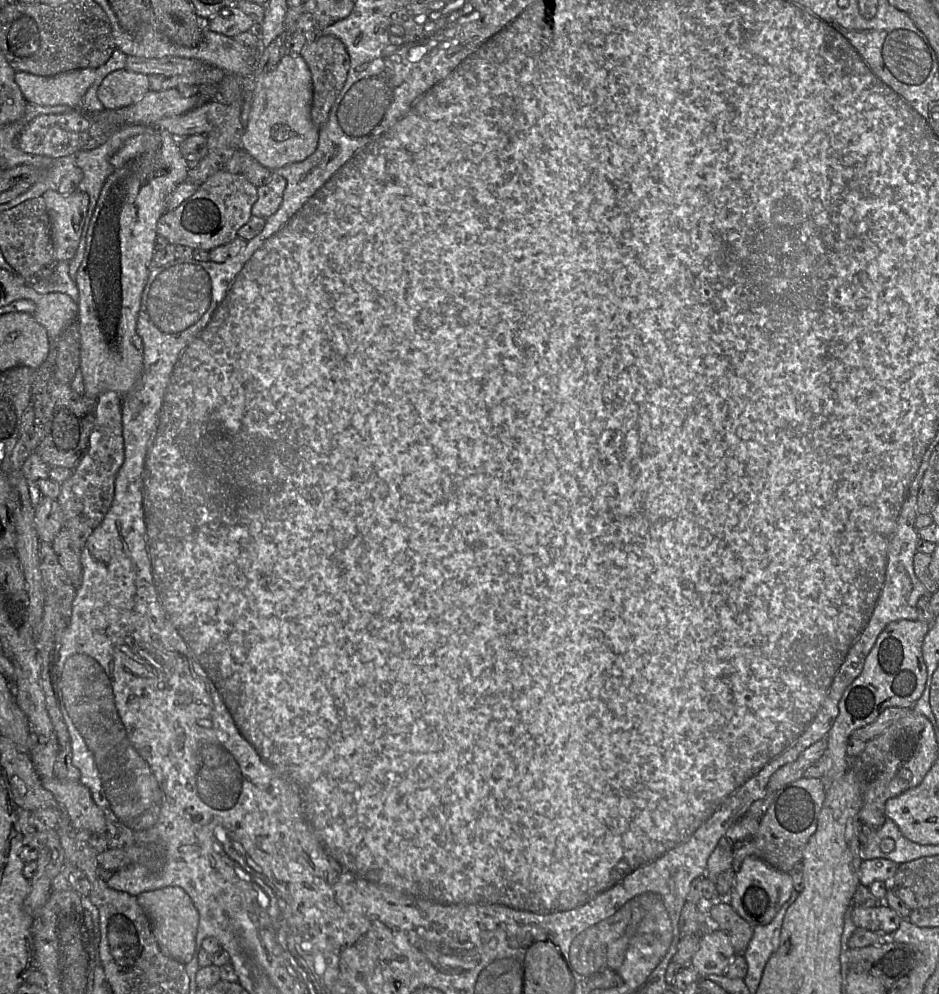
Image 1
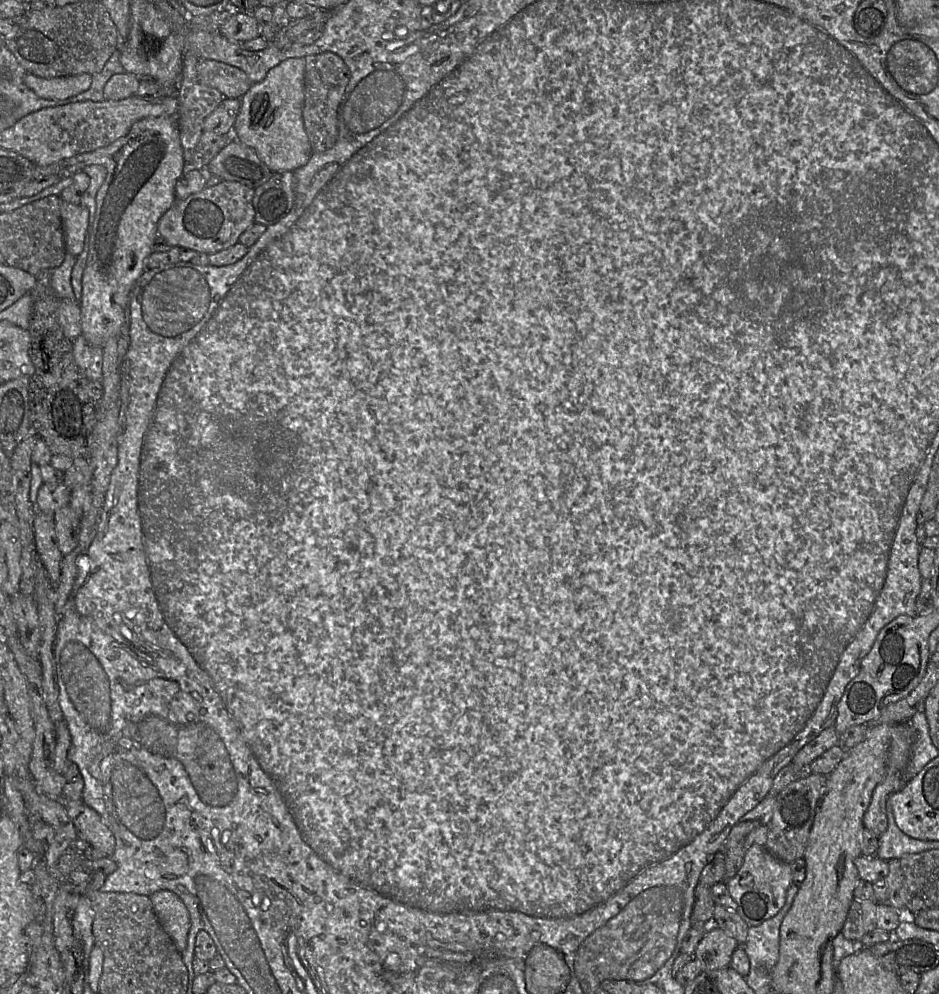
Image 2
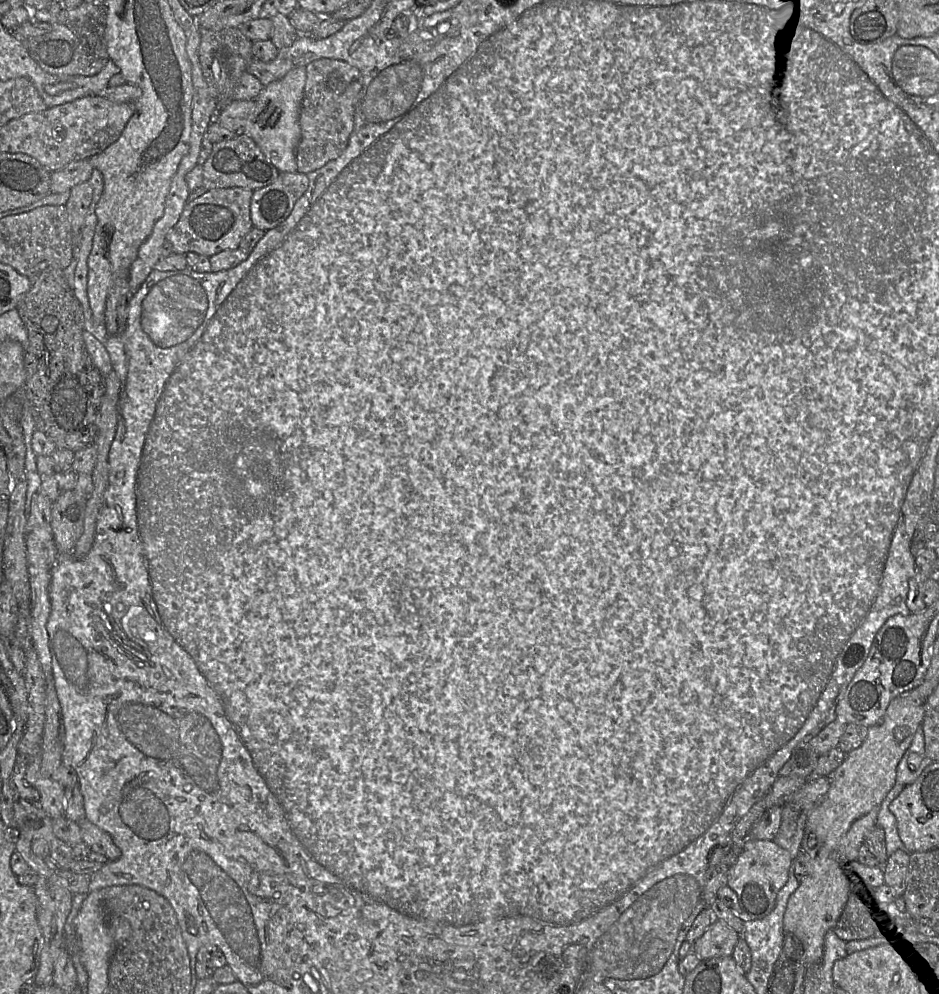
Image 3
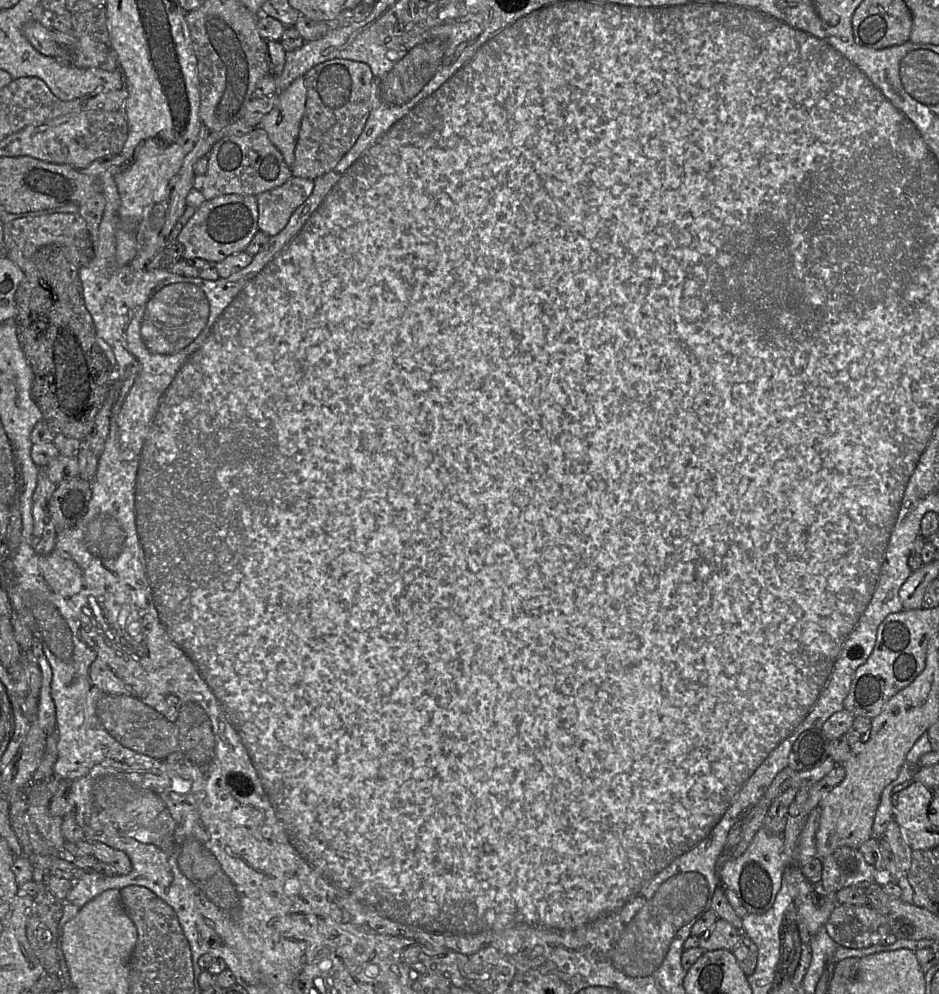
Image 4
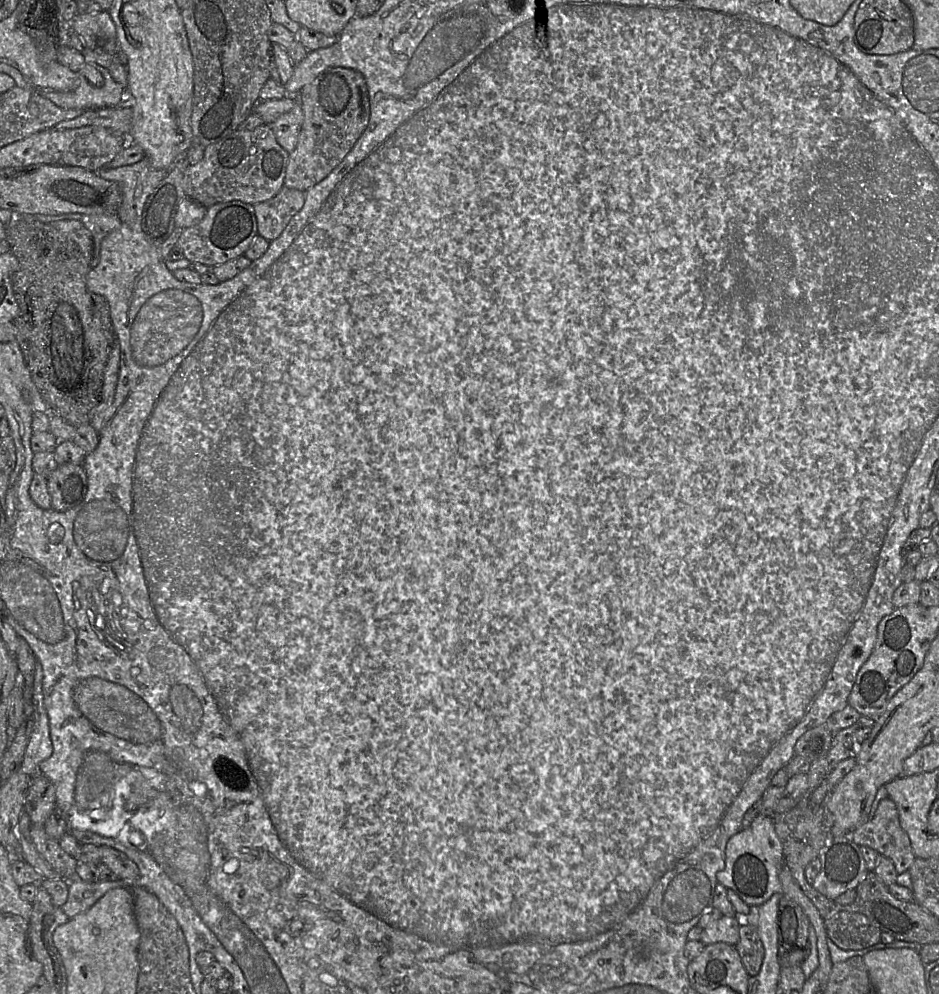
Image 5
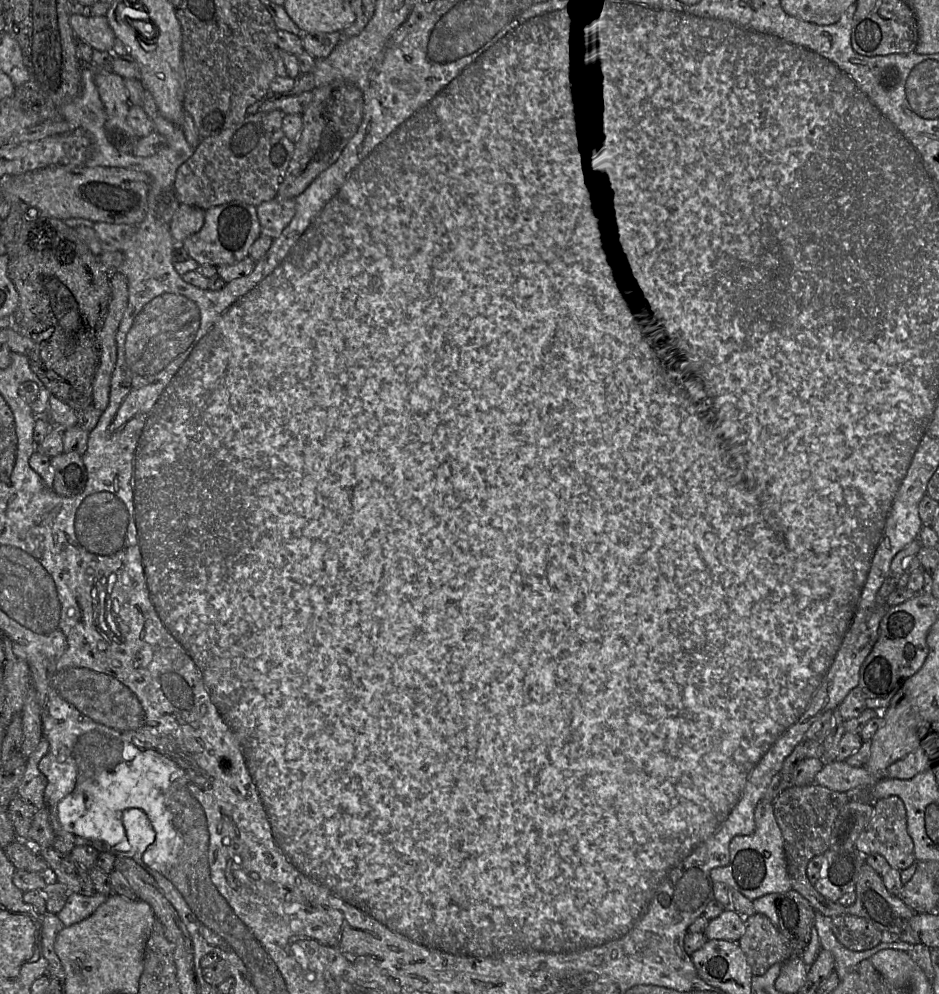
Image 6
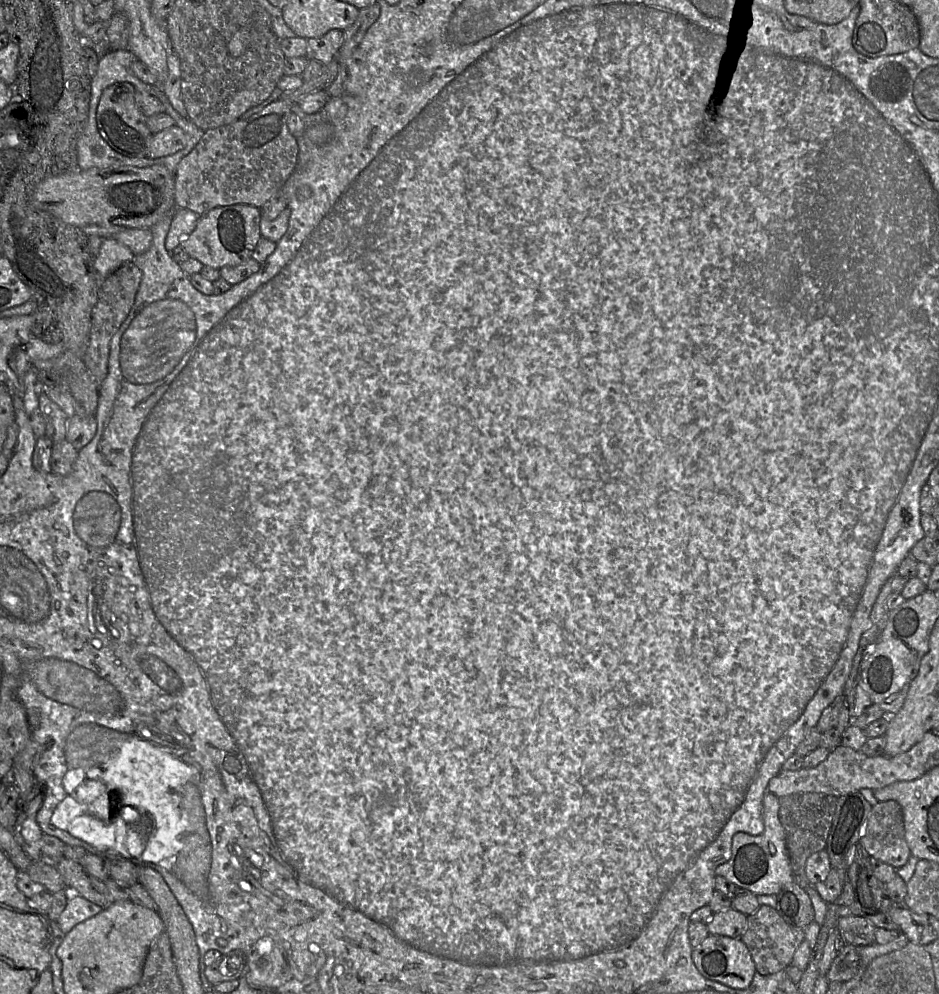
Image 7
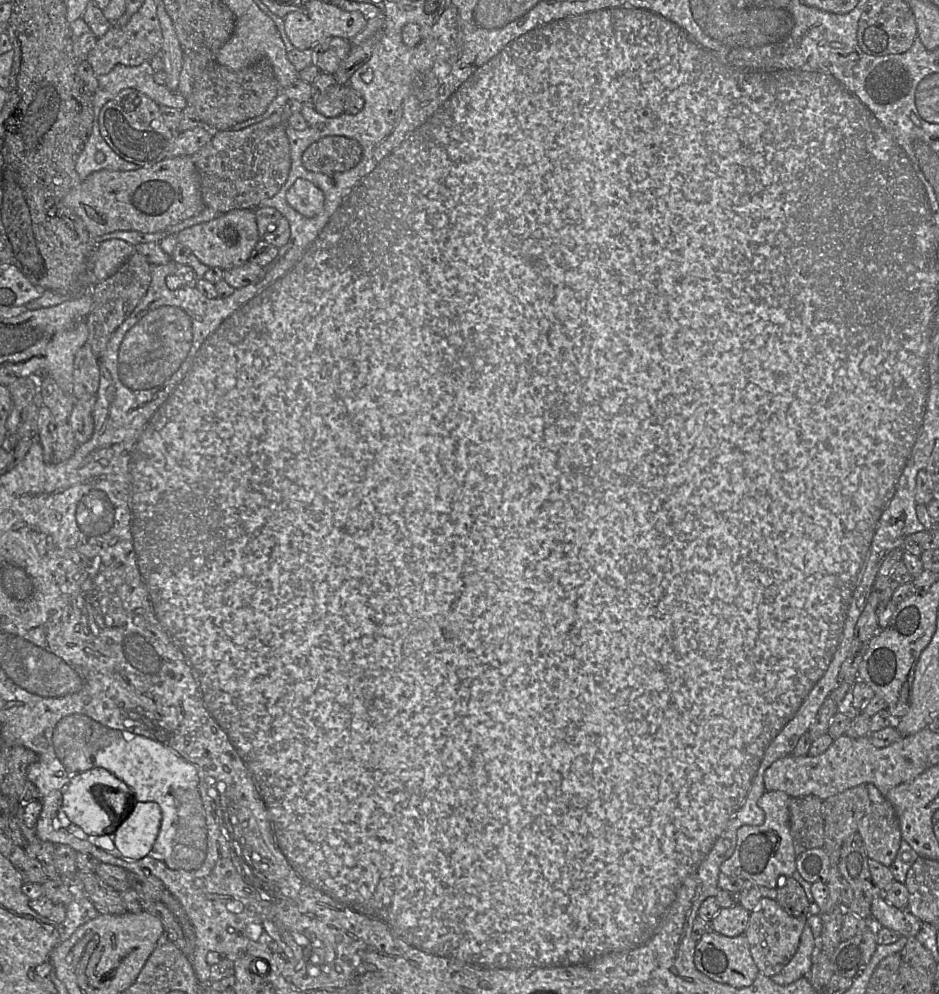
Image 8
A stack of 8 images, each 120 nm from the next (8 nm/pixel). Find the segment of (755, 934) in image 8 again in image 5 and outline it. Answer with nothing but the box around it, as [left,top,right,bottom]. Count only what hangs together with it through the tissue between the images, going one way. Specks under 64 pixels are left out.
[735,920,764,976]

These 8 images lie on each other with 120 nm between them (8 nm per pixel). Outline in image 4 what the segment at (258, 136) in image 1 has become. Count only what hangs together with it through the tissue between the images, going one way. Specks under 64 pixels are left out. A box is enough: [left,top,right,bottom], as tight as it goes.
[257,76,306,168]

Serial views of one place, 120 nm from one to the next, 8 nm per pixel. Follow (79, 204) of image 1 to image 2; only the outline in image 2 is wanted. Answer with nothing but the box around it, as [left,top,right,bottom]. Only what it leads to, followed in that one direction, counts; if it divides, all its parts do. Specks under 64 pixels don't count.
[60,200,89,258]

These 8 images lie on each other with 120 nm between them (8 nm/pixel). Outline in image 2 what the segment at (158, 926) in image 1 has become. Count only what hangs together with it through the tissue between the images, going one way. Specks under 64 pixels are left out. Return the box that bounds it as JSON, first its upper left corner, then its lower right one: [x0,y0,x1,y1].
[150,890,190,952]

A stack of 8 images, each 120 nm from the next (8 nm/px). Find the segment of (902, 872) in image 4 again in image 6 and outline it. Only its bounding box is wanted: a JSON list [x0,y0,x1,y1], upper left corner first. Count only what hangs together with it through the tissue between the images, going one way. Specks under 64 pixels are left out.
[855,796,916,871]

